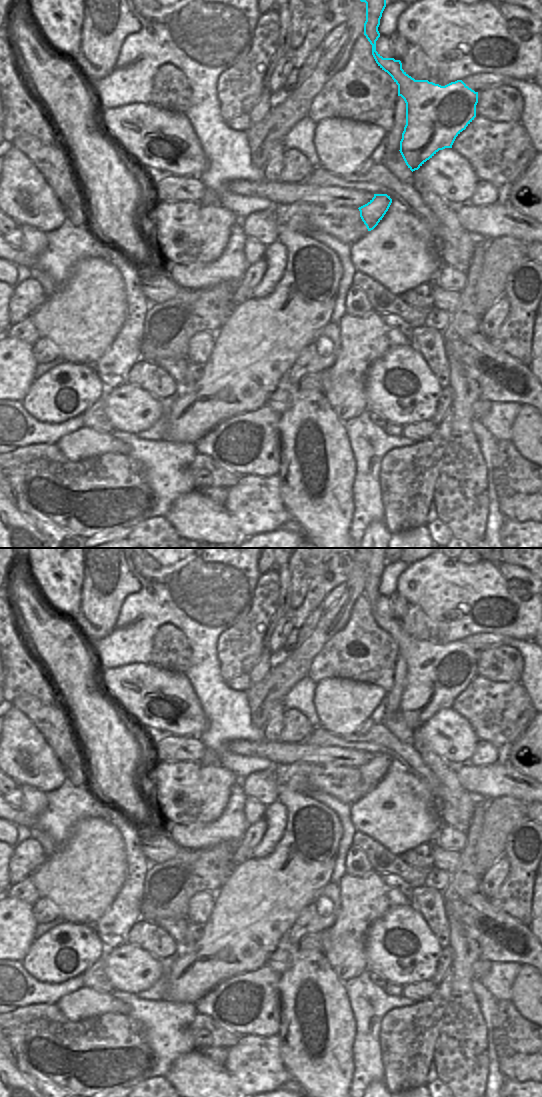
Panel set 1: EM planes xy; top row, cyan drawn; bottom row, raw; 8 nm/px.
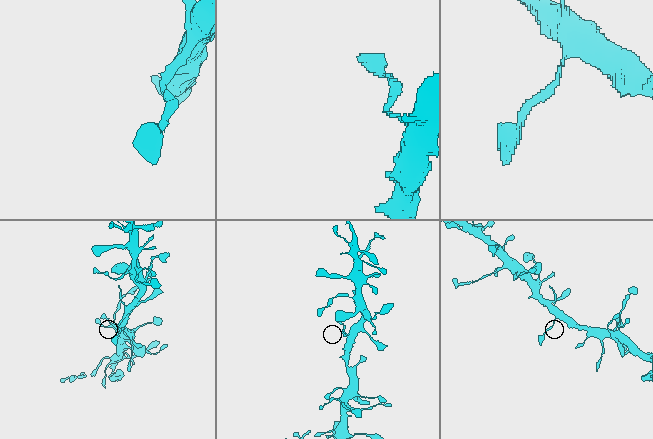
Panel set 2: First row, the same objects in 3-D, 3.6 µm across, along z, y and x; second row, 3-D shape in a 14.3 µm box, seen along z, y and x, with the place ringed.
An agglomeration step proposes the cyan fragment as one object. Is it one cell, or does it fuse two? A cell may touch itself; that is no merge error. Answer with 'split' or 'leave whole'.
leave whole

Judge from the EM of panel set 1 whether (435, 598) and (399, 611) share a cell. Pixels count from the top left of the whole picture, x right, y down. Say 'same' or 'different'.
different

